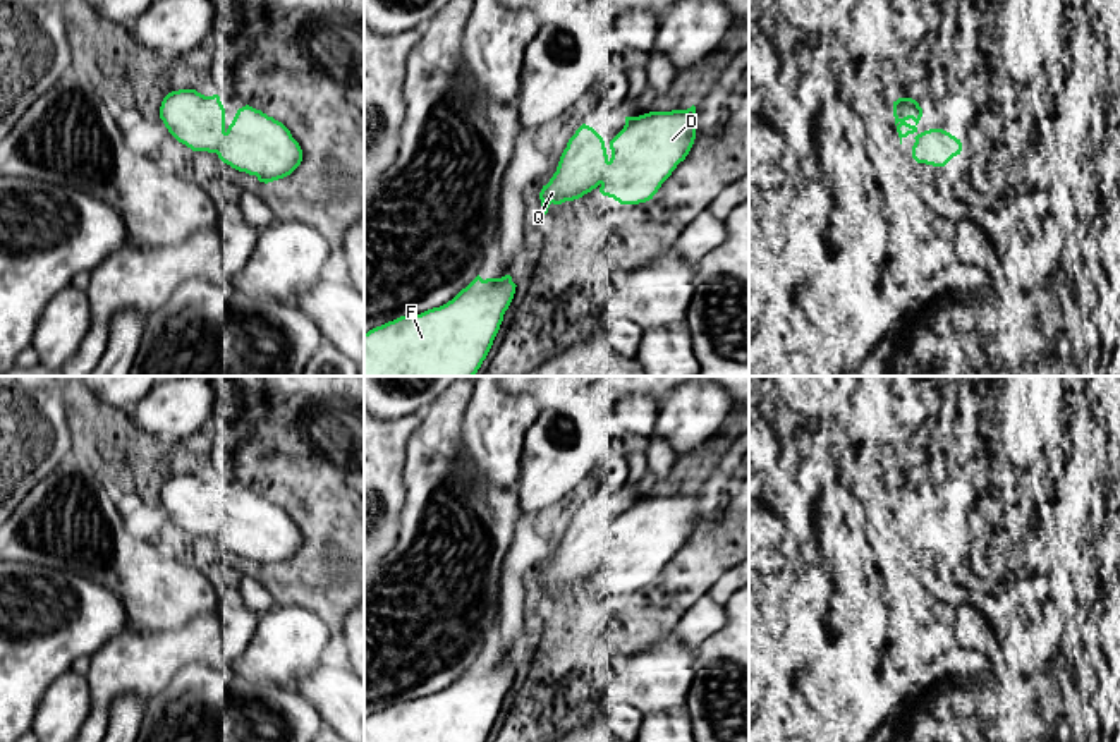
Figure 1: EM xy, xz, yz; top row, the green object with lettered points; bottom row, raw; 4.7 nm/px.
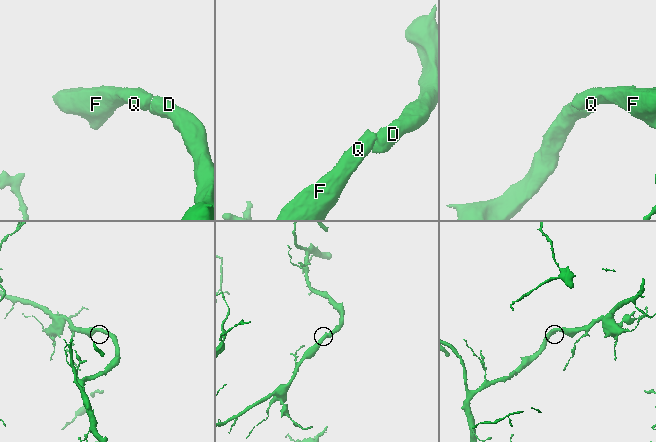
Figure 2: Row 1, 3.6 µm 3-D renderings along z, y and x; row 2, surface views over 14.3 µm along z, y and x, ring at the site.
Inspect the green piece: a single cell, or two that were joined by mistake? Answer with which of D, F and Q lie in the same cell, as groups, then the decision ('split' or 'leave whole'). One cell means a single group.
groups D F Q; leave whole

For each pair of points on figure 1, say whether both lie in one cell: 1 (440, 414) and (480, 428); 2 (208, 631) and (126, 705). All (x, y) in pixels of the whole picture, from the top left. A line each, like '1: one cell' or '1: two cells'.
1: two cells
2: two cells

